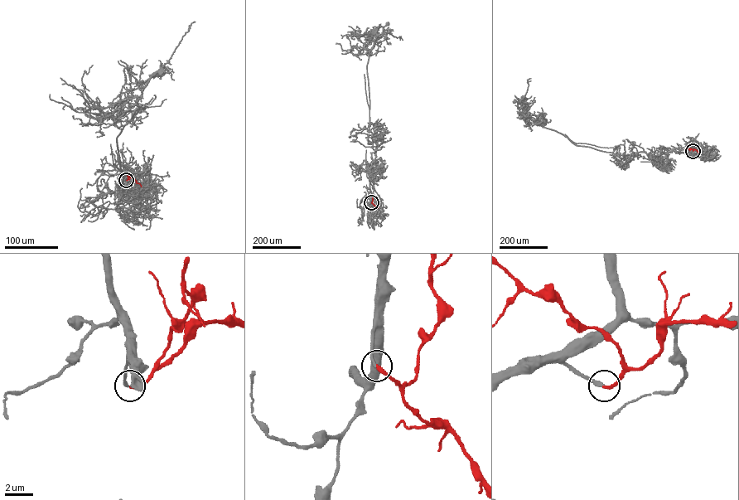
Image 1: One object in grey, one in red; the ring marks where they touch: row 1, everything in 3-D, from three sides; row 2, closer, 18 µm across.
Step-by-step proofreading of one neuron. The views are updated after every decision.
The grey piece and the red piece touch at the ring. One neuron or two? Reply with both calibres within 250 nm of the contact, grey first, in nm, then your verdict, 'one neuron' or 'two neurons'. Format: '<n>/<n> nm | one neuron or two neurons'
220/240 nm | one neuron

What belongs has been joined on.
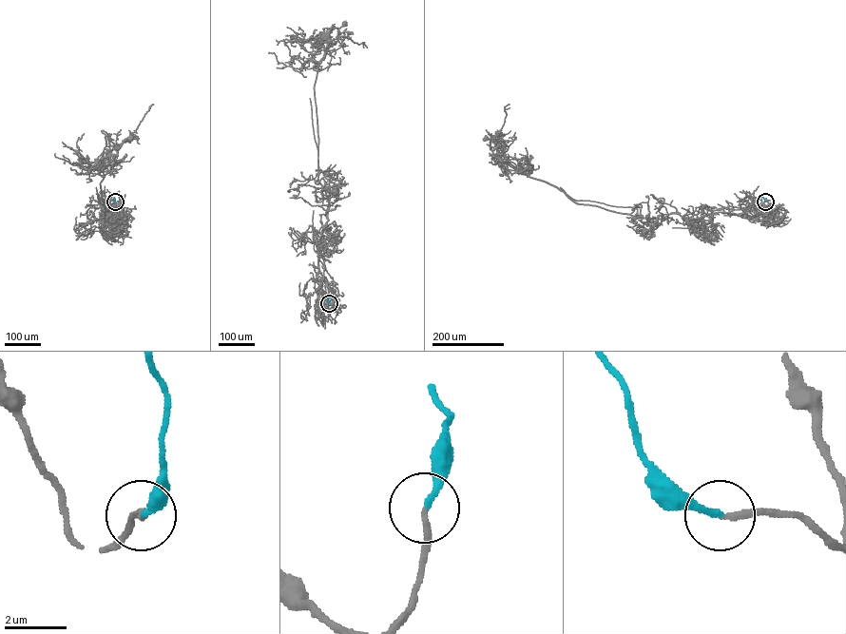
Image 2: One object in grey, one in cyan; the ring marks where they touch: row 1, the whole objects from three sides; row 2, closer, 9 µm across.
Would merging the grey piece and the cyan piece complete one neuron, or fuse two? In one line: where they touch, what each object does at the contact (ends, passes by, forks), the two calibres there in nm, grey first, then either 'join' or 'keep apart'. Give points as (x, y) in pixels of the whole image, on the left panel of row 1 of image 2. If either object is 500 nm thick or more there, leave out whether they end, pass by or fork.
place (115, 201); grey ends; cyan ends; calibres 190 and 190 nm; join

